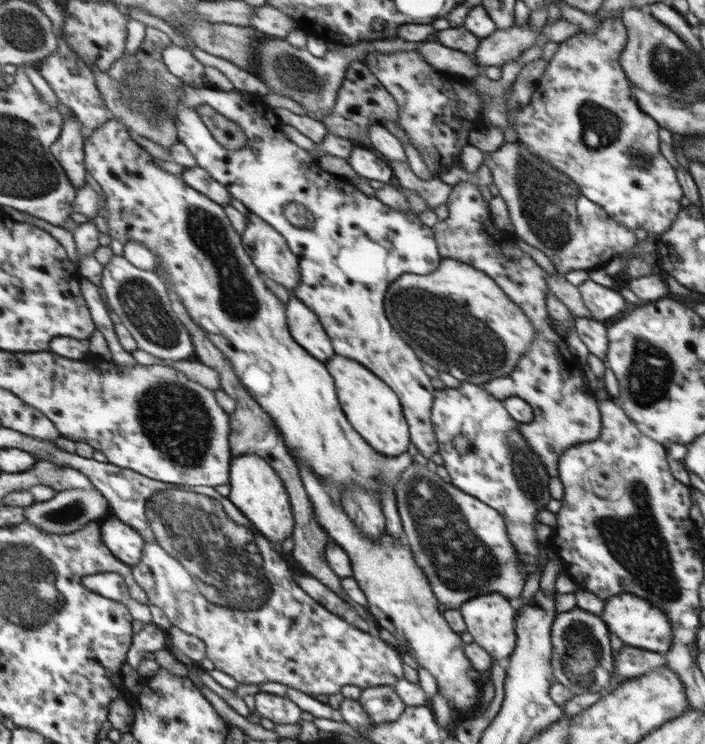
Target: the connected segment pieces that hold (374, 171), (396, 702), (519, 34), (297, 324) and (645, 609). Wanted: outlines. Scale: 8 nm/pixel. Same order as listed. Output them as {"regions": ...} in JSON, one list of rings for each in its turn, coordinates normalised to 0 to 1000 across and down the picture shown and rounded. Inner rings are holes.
{"regions":[[[[504,196],[492,212],[496,223],[505,234],[522,242],[536,242],[536,245],[550,246],[556,239],[556,228],[550,220],[545,220],[533,207],[528,207],[523,199]]],[[[557,921],[512,926],[508,944],[525,961],[529,973],[555,972],[565,968],[577,950],[563,934]]],[[[750,27],[740,35],[735,35],[730,28],[723,38],[704,40],[698,48],[682,52],[678,67],[667,74],[687,93],[692,89],[712,90],[742,67],[755,63],[766,46],[772,46],[772,40],[757,42]]],[[[416,397],[406,410],[409,437],[417,442],[417,454],[423,454],[423,460],[428,460],[428,465],[434,465],[434,470],[440,470],[445,481],[457,481],[457,488],[465,488],[477,470],[452,423]]],[[[879,797],[858,806],[855,821],[852,828],[855,836],[882,860],[885,867],[935,876],[939,880],[950,874],[956,862],[955,836],[946,823],[936,820],[928,812],[922,815],[916,804],[911,806],[896,798]]]]}

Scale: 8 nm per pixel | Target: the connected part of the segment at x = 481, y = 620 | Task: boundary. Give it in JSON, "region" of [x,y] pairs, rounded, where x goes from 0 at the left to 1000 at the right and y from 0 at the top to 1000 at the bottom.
{"region":[[[698,797],[692,801],[668,804],[652,815],[651,820],[662,841],[662,849],[667,849],[672,858],[671,863],[679,866],[699,886],[709,887],[728,879],[729,866],[732,866],[732,852],[729,852],[732,823],[721,812],[716,801],[709,797]]]}

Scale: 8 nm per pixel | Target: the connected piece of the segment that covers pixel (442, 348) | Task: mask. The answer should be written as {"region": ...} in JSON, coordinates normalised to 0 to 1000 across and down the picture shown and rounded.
{"region":[[[628,347],[621,362],[606,370],[573,367],[556,379],[548,395],[546,417],[549,418],[550,433],[562,441],[562,446],[567,454],[576,457],[576,462],[587,470],[590,480],[599,487],[604,487],[616,493],[624,501],[634,501],[644,505],[652,513],[667,513],[672,517],[684,519],[689,513],[699,512],[704,508],[712,508],[723,504],[739,489],[740,478],[745,478],[756,465],[756,460],[762,454],[760,440],[756,438],[753,429],[745,422],[743,417],[721,399],[715,390],[711,388],[708,380],[688,364],[678,363],[677,359],[667,358],[650,348]]]}

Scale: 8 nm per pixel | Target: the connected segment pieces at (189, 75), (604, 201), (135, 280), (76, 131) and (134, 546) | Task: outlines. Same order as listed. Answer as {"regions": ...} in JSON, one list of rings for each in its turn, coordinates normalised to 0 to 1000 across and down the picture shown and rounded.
{"regions":[[[[243,56],[241,62],[231,67],[231,77],[247,102],[258,105],[261,110],[275,117],[295,116],[291,89],[272,74],[270,67]]],[[[852,24],[852,31],[844,42],[833,44],[816,46],[811,51],[793,58],[791,67],[779,81],[772,99],[762,112],[762,122],[767,126],[770,137],[763,140],[750,140],[748,145],[740,145],[738,151],[729,151],[721,160],[722,167],[726,165],[732,173],[732,188],[738,194],[743,194],[749,202],[756,203],[765,214],[774,216],[779,222],[804,234],[820,250],[824,250],[826,261],[840,272],[851,276],[860,285],[877,300],[889,304],[895,310],[902,306],[913,306],[918,315],[930,315],[933,320],[939,313],[953,306],[953,301],[962,293],[962,282],[965,282],[965,266],[967,266],[967,254],[963,242],[959,242],[960,231],[950,223],[950,218],[936,206],[936,188],[933,175],[935,167],[916,153],[908,141],[901,136],[895,120],[895,110],[891,108],[882,87],[879,86],[879,74],[889,58],[889,38],[881,24]]],[[[165,343],[149,358],[146,384],[162,418],[193,454],[196,465],[240,487],[260,484],[277,474],[270,449],[258,431],[247,425],[237,379],[221,363],[201,363],[176,343]]],[[[92,160],[92,173],[81,195],[75,196],[75,206],[92,223],[105,250],[122,250],[123,227],[123,187],[119,181],[119,167],[112,160]]],[[[156,695],[145,700],[149,730],[167,750],[187,762],[201,755],[206,749],[206,722],[200,714],[179,704],[167,695]]]]}

